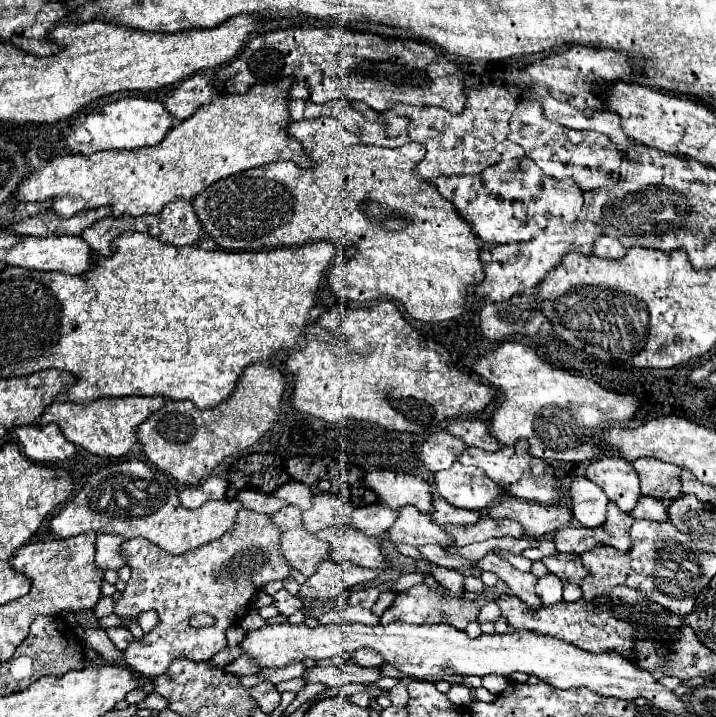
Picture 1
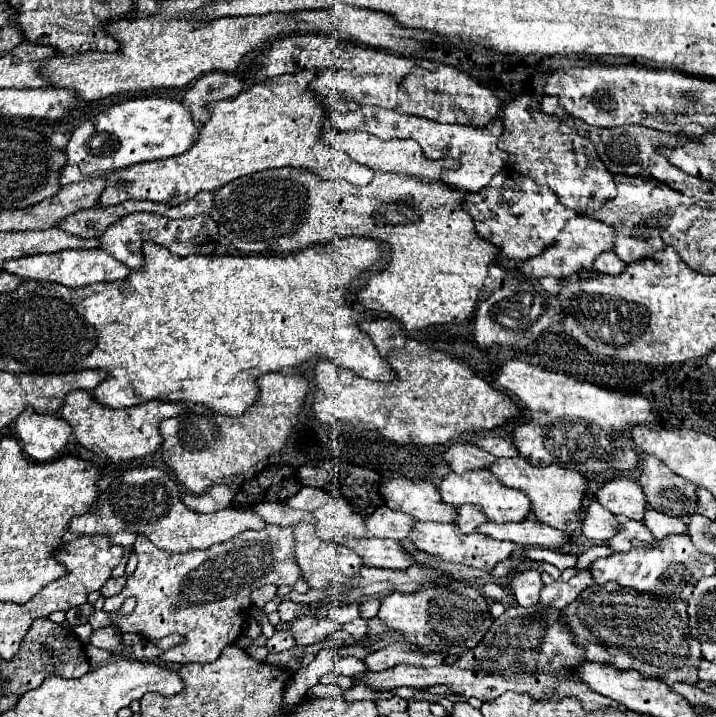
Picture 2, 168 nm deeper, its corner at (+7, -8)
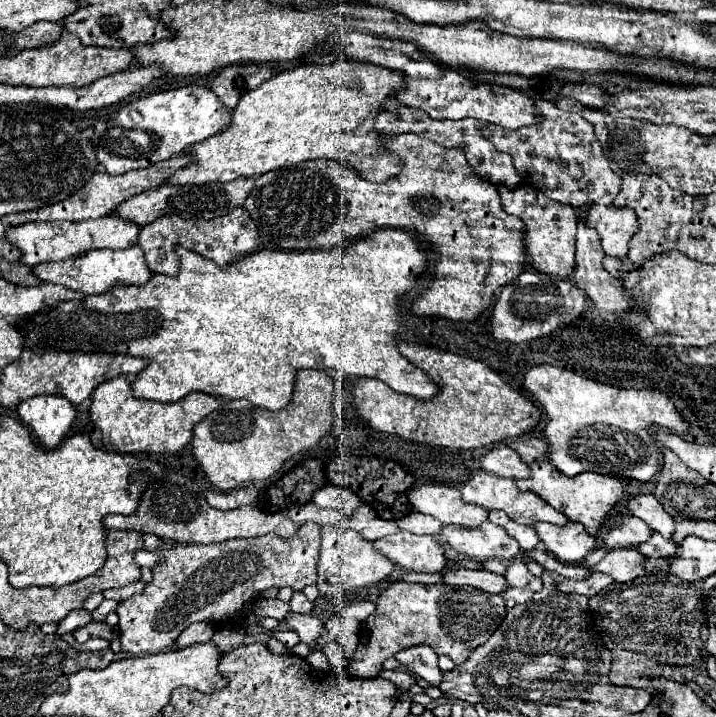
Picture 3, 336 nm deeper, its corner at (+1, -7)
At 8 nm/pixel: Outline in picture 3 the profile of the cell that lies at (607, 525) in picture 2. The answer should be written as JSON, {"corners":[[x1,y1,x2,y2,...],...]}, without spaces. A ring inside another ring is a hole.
{"corners":[[618,515,610,529,604,535,604,547,606,549,616,549,616,547,636,547,638,543,646,541,650,535,650,527,634,517,634,515]]}

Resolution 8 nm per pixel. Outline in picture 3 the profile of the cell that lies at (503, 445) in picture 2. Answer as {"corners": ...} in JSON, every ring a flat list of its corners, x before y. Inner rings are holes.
{"corners":[[530,437,530,439,512,439,512,441,508,441,508,447,514,449,524,463,532,463,534,459,544,457,546,451,548,451,546,443,542,439,536,439,536,437]]}

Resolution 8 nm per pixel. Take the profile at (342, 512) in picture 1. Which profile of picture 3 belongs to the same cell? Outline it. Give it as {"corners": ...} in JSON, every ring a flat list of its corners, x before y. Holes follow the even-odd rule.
{"corners":[[362,503,350,515,350,523,352,523,352,529,358,531,362,535,362,539,366,539,366,541,376,541,376,539,382,539,384,535,390,535,390,533,398,531,394,521,380,519,376,515,376,511,372,507,368,507,366,503]]}

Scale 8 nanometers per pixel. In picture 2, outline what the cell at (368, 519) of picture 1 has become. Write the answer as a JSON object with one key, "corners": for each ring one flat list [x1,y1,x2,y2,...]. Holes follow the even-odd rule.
{"corners":[[382,506,366,520,366,528,368,536,404,540,410,528,414,528,414,518,402,512,394,512,388,506]]}

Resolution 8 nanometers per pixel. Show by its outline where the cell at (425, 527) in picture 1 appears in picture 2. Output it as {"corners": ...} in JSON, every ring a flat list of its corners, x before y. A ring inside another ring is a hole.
{"corners":[[416,522,414,530,408,536,422,552,440,558,444,562,456,562,456,564,464,564,464,566,474,566,486,572,492,572,494,566,502,560,506,560,512,550,514,544,510,544,508,540,494,540,490,536,484,534,462,534,458,532,458,528,454,524,438,524,438,522]]}

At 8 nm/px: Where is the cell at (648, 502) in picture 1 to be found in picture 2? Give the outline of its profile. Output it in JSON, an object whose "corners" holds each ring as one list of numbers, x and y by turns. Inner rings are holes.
{"corners":[[650,508,646,510,644,524,652,530,652,534,656,536,656,540,664,540,672,532,686,534,686,522,682,518,670,518,670,516,660,514,660,512,654,512]]}

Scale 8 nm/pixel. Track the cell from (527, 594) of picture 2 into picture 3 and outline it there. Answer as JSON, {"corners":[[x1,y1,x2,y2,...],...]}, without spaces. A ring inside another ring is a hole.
{"corners":[[516,559,514,563,510,563,510,565,506,567,504,577,506,577,506,581,508,581,510,587,530,589,530,591,534,591,534,593,536,593,536,591,542,591,542,579,536,577,536,575,532,575,532,573,526,569,524,561,520,561,520,559]]}

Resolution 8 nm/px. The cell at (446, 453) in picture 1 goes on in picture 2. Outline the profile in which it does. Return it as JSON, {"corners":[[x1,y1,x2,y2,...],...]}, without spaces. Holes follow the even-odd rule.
{"corners":[[456,444,444,452,444,460,456,474,462,474,468,470,490,468,496,456,490,456,490,452,482,452,482,448,474,448,474,444]]}

